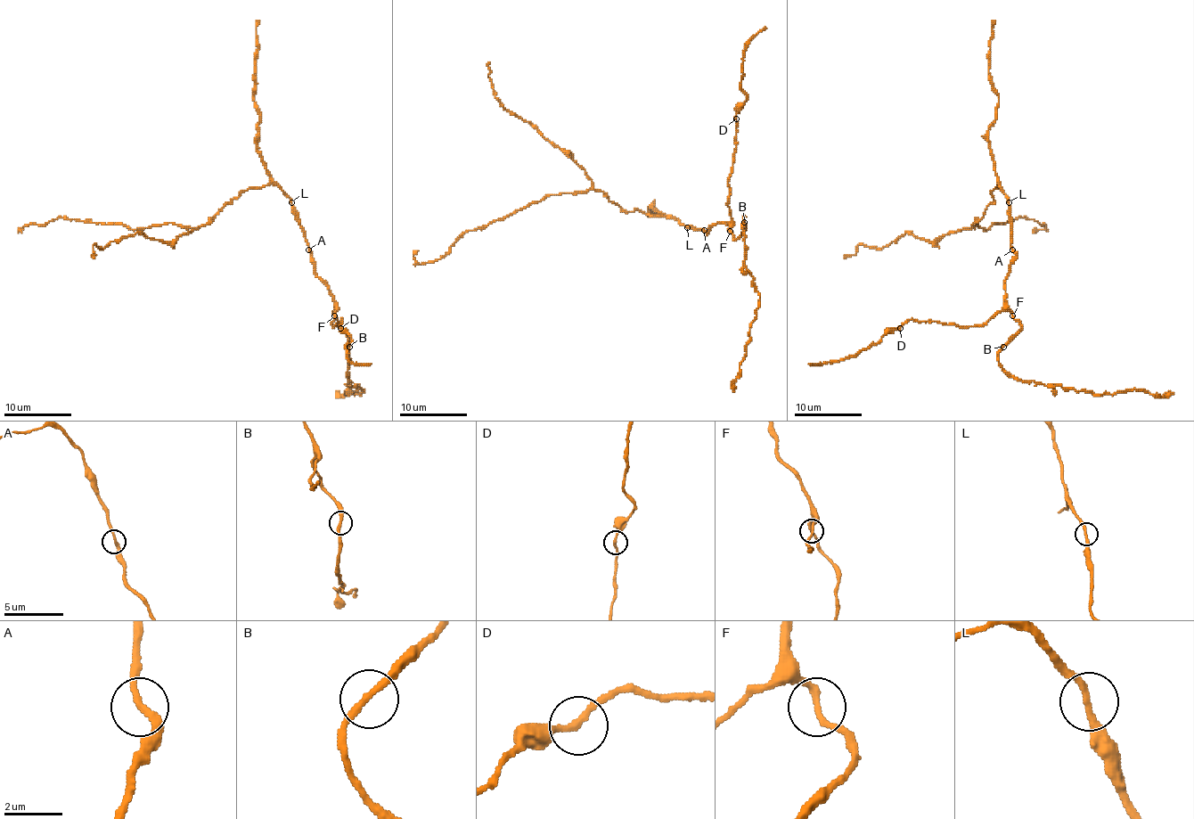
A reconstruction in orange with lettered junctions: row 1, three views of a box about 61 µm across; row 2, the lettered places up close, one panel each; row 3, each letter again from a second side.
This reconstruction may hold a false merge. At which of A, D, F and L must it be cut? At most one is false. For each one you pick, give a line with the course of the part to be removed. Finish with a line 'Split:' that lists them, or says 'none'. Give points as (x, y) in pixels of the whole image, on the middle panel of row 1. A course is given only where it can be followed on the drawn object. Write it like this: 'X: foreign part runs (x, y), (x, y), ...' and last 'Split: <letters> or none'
Split: none

